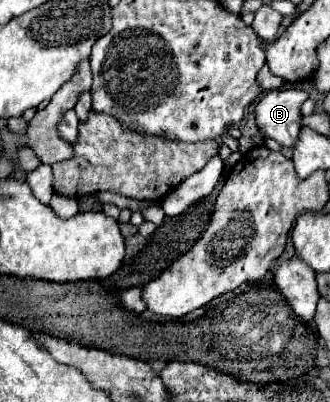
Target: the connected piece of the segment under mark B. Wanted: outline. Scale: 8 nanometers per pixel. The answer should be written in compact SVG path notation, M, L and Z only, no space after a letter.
M281 88L267 92L255 108L259 130L283 146L293 146L303 126L301 106L307 98L309 94L299 88Z

